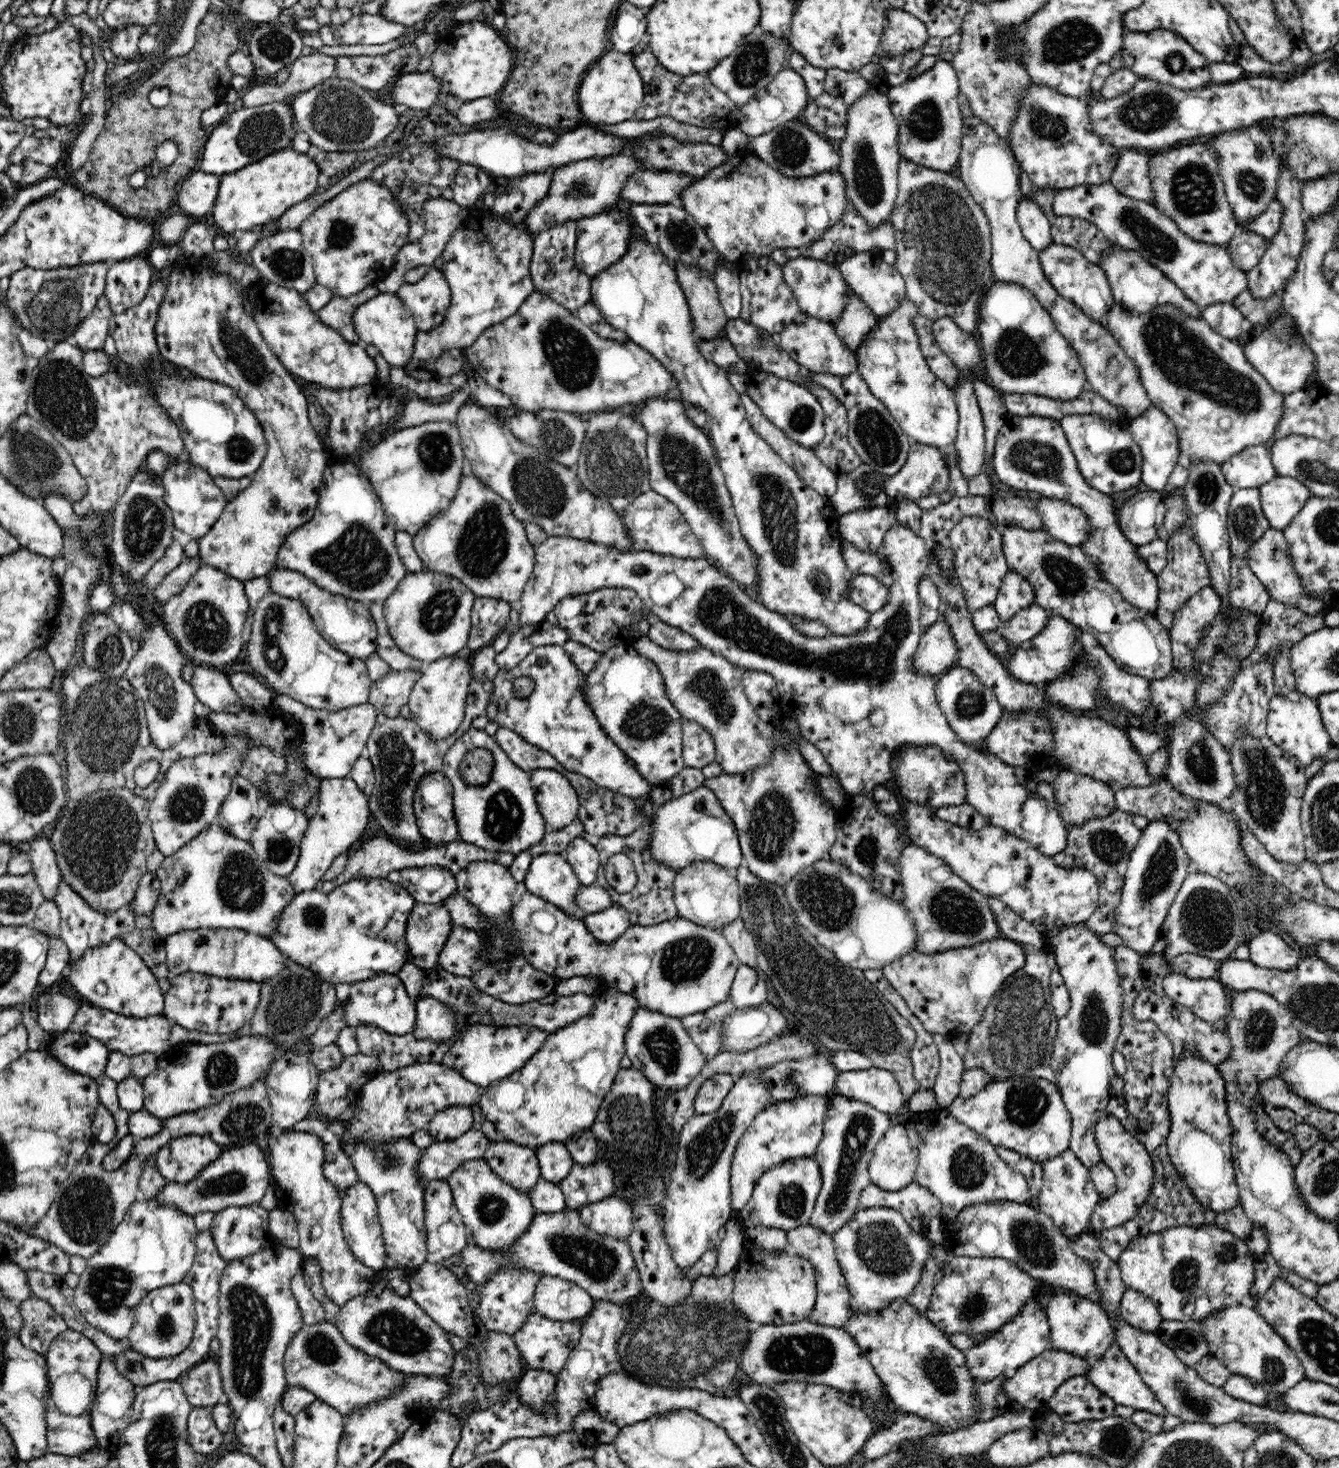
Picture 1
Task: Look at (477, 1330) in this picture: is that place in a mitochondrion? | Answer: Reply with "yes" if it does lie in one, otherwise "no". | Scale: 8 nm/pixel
no

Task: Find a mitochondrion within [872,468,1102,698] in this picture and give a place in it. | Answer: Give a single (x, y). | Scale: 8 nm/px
(1069, 579)

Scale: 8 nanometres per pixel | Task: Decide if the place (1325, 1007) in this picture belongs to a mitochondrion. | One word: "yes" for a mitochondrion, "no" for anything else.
yes

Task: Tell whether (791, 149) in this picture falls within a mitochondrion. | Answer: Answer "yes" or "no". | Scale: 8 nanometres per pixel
yes

